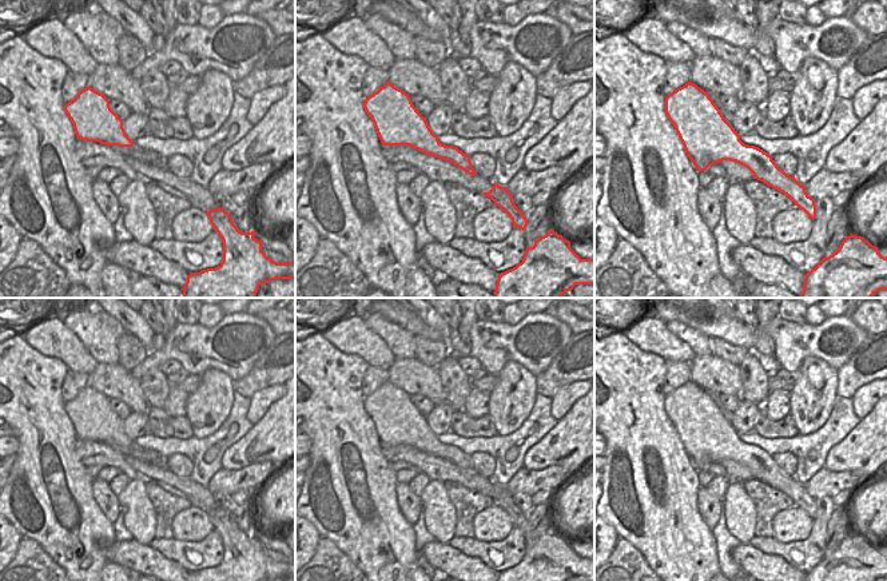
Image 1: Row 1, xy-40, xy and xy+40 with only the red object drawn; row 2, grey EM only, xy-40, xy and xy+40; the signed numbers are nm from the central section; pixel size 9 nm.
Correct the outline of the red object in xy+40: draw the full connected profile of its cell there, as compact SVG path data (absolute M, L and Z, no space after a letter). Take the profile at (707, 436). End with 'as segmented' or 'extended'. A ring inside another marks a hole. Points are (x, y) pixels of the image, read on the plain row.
M688 381L665 397L665 413L684 445L687 455L699 471L723 459L736 461L747 466L753 473L753 478L787 494L812 520L816 517L815 498L807 493L806 486L795 475L789 475L779 467L771 454L755 445L744 443L740 439L741 434L724 418L708 391Z; as segmented

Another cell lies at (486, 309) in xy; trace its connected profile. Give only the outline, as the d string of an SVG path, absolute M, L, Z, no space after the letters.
M478 298L476 303L476 315L484 322L502 322L504 305L497 298Z

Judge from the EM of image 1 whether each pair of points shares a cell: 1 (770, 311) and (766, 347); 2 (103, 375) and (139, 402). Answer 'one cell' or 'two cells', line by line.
1: one cell
2: one cell

